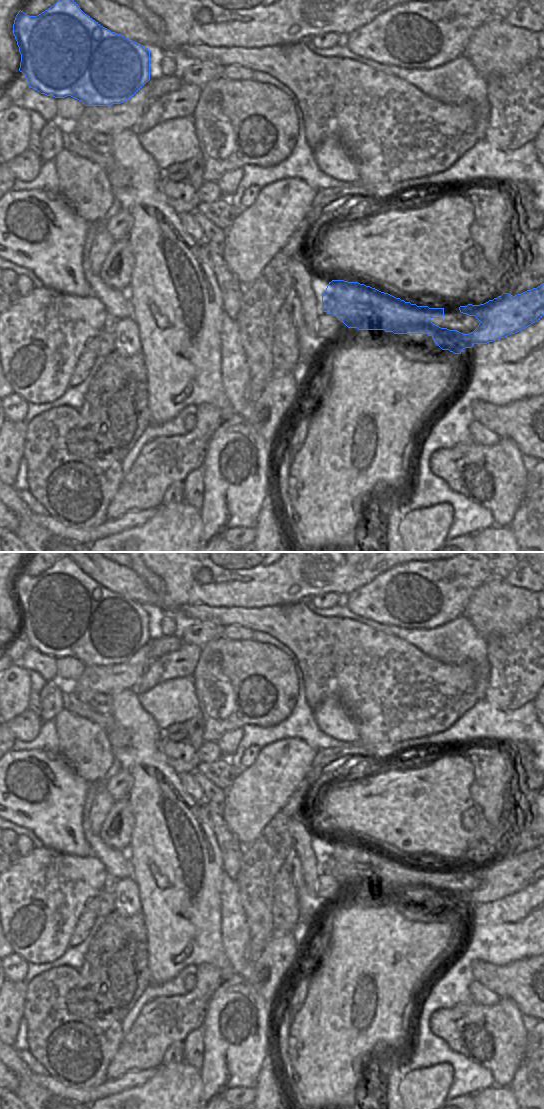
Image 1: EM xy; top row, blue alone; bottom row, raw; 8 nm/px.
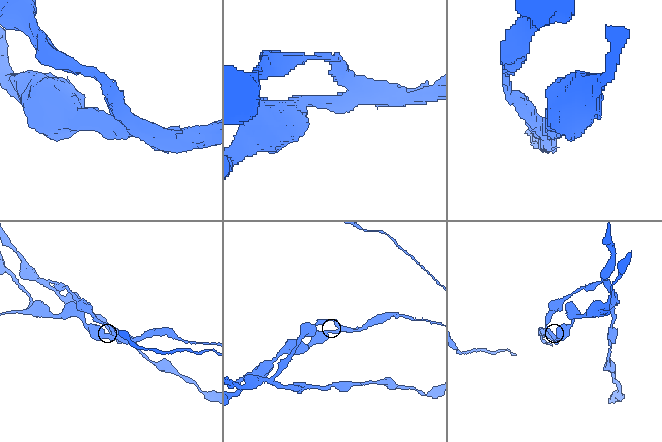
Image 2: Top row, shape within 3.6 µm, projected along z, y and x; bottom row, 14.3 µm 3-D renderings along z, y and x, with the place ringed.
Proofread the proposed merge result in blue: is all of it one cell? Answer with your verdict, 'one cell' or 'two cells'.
two cells

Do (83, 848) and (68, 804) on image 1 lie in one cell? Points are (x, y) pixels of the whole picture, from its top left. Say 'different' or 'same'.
same

